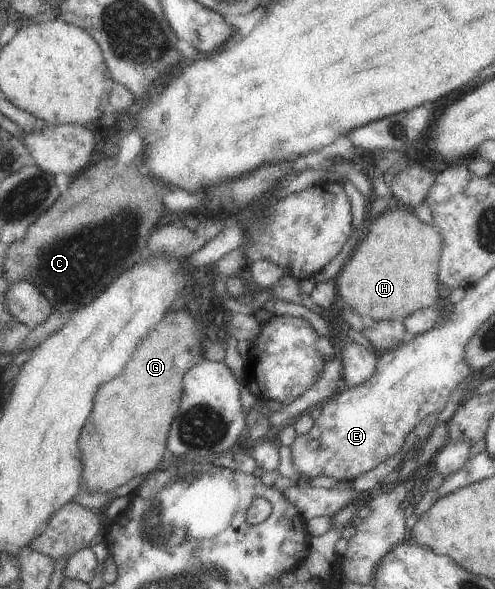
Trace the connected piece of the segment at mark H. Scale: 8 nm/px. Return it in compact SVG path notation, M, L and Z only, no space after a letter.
M398 205L395 210L384 208L379 214L377 214L377 216L366 219L362 235L357 240L357 243L353 247L351 254L349 254L349 258L344 261L344 263L340 266L338 273L333 278L339 304L351 309L353 312L361 316L365 321L402 321L406 316L413 314L413 312L416 310L432 307L435 305L435 301L439 297L439 294L436 292L436 280L441 244L442 240L439 232L433 228L433 225L421 222L421 220L419 220L419 218L417 218L415 215L415 212L411 212L407 207L400 205Z

